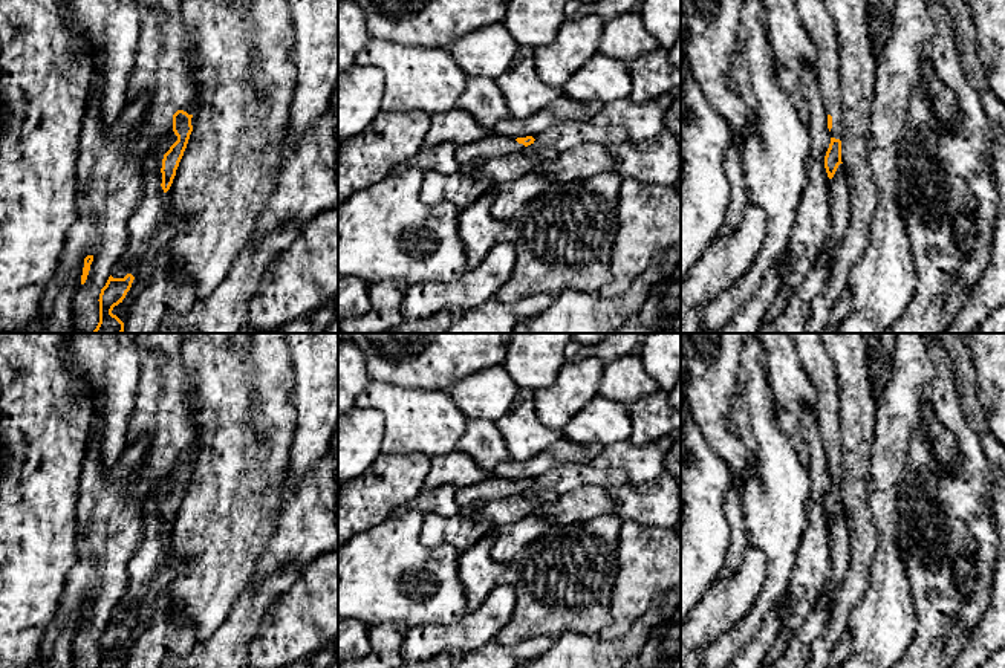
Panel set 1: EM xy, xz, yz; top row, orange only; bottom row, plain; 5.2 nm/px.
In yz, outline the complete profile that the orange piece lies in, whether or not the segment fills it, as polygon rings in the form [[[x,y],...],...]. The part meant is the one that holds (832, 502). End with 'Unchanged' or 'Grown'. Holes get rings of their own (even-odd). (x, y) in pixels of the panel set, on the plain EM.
[[[789,333],[795,358],[815,391],[814,414],[820,440],[828,456],[831,486],[824,498],[828,520],[832,521],[841,504],[841,408],[834,361],[820,333]]]. Grown

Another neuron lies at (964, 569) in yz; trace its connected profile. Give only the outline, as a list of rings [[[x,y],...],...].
[[[961,556],[956,561],[955,573],[962,595],[968,595],[976,576],[974,561],[970,556]]]

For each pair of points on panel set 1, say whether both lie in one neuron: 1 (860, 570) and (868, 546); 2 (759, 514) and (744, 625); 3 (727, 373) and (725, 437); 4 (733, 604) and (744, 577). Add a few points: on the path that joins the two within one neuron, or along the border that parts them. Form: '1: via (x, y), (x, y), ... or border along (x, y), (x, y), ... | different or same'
1: via (860, 564), (861, 552) | same
2: via (776, 541), (776, 583), (767, 598) | same
3: via (718, 389), (718, 422) | same
4: via (733, 598), (744, 587), (744, 583) | same

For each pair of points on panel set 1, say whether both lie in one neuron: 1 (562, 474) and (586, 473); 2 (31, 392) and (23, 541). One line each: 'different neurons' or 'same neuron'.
1: same neuron
2: same neuron

